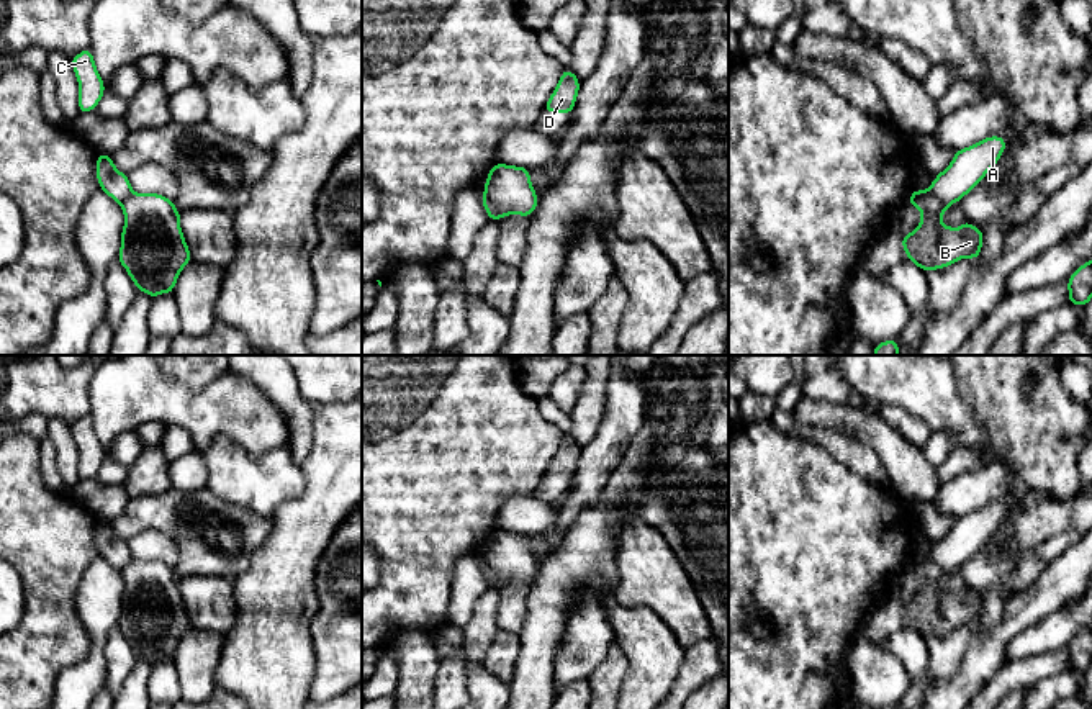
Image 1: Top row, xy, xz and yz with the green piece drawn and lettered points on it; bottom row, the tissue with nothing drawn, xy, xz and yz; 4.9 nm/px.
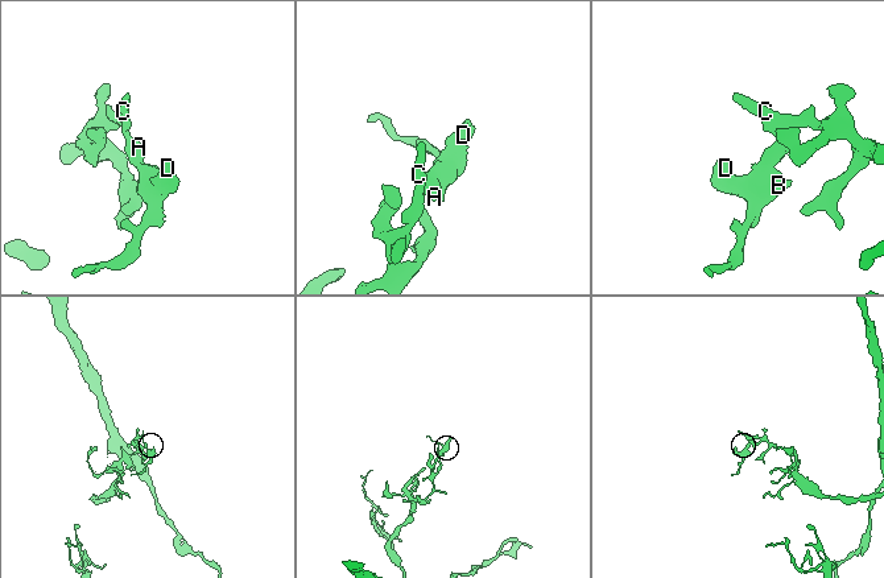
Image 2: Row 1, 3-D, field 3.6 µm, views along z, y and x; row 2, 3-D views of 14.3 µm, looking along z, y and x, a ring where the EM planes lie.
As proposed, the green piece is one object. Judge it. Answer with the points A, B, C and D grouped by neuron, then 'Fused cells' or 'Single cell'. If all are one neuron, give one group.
Groups: A C / B D. Fused cells

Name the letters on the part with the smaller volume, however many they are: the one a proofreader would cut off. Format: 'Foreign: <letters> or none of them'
Foreign: B, D

